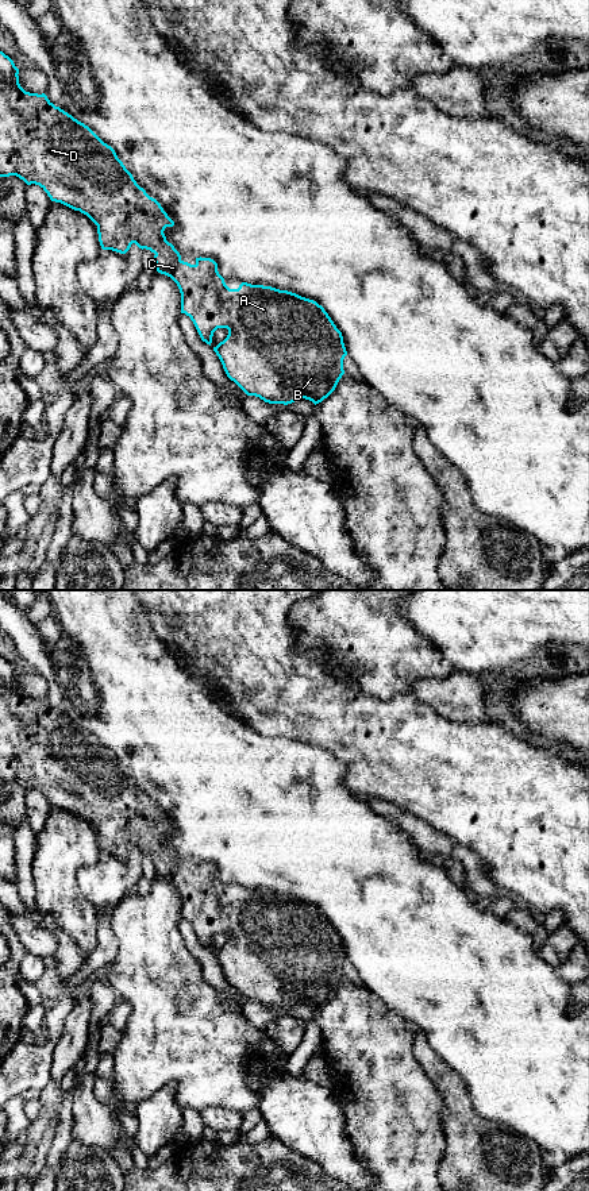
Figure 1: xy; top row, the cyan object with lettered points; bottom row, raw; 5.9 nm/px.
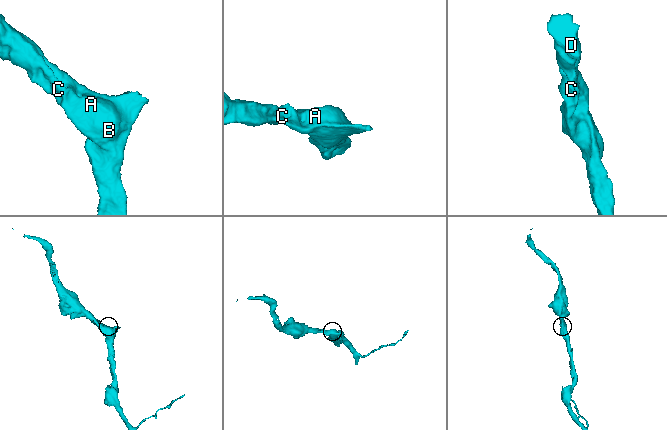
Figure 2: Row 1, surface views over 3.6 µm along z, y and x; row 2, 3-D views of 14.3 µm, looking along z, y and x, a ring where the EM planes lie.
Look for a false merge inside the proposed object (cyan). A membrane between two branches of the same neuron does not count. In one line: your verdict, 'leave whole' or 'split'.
leave whole

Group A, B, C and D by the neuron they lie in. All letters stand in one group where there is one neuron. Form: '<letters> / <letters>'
A B C D

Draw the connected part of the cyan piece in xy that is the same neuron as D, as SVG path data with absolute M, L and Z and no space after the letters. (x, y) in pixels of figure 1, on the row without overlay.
M0 656L0 782L16 780L23 785L27 790L39 790L50 802L51 806L61 808L74 816L80 816L86 820L96 830L99 839L99 847L103 855L112 855L120 859L126 859L131 849L135 848L139 853L146 853L154 857L154 867L157 876L170 882L178 891L181 898L181 918L185 918L193 926L203 947L211 951L213 937L217 933L227 933L227 943L220 947L213 956L219 961L227 982L234 986L247 1001L255 1001L269 1009L292 1009L300 1003L312 1006L315 1010L327 1003L336 992L339 984L344 979L343 964L347 960L342 937L336 933L328 918L316 906L301 902L288 895L280 895L272 891L251 890L242 887L238 894L230 894L224 883L217 876L217 868L211 863L196 863L196 868L190 870L181 864L180 857L172 848L166 845L163 839L166 832L173 832L174 826L168 821L161 809L150 802L143 793L140 793L134 785L132 779L126 774L123 767L118 763L115 755L104 748L88 731L74 724L72 720L55 712L45 698L30 698L26 697L19 689L19 674L14 666Z

